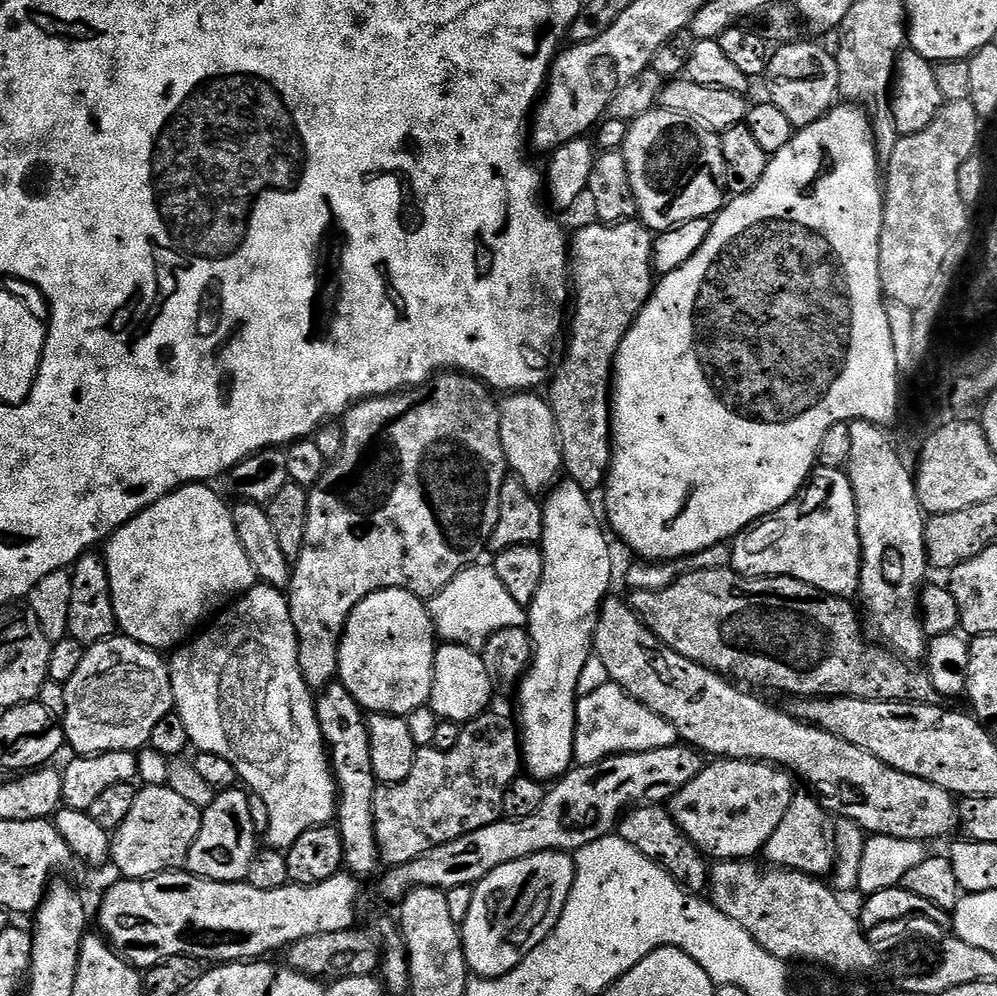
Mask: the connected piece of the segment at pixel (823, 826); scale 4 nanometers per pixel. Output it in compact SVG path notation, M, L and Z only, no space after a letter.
M800 794L793 795L792 801L790 802L790 806L786 810L786 814L782 814L782 822L778 822L778 830L774 830L774 834L768 840L767 844L764 846L764 850L762 853L763 859L766 858L769 861L767 862L769 865L775 866L777 868L789 868L790 870L794 870L795 872L804 872L808 876L815 876L817 878L824 878L833 871L834 865L836 863L836 850L834 847L834 836L833 833L830 831L830 824L828 828L828 816L826 813L820 809L821 801L817 799L815 795L807 794L808 796L800 796Z

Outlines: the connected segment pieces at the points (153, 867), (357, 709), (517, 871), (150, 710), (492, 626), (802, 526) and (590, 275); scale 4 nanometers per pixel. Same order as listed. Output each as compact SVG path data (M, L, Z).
M166 786L141 787L129 816L111 833L111 867L116 867L126 880L145 880L163 872L183 869L188 862L190 846L194 846L198 830L202 830L203 817L201 808L186 802L186 798L174 794L174 790Z
M339 682L326 685L315 697L315 701L318 726L322 730L324 747L328 750L328 761L332 764L332 776L336 779L338 803L335 819L338 821L344 847L344 868L351 875L363 878L375 868L381 867L380 851L374 834L374 794L378 781L374 774L374 764L370 762L366 713L346 690L346 686Z
M567 852L530 854L526 858L506 862L506 866L498 866L498 870L486 874L486 878L482 878L472 888L470 914L466 914L462 925L469 973L485 980L493 980L514 970L514 966L518 966L522 958L526 958L526 954L530 954L530 950L534 950L534 946L541 944L554 930L574 886L575 877L576 862Z
M117 634L103 640L97 644L91 645L85 651L84 657L82 658L82 666L78 666L78 670L74 673L74 678L70 678L70 682L66 686L68 697L66 698L66 710L62 717L62 723L64 725L64 738L69 749L73 748L73 753L82 756L97 756L103 752L136 752L145 747L148 744L150 734L154 730L154 726L159 722L160 719L166 718L168 712L173 711L174 701L172 698L172 673L169 665L166 663L159 651L142 646L138 642L134 642L123 634Z
M484 562L461 570L437 596L427 601L427 606L437 637L449 644L480 646L498 630L523 628L528 622L525 605L514 602L496 571Z
M817 467L793 500L731 541L732 563L737 576L789 576L831 596L852 598L860 590L860 535L852 483L844 468Z
M625 220L623 224L591 222L580 228L570 240L570 323L566 328L568 349L564 361L555 365L547 385L546 399L554 414L560 435L560 450L564 453L563 471L567 479L578 482L582 490L596 494L603 489L612 466L612 406L610 393L614 383L616 352L622 338L632 329L636 316L652 296L654 269L652 267L653 233L642 222Z

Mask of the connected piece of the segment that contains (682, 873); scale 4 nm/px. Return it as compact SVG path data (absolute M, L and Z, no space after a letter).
M659 804L633 807L620 817L618 835L626 842L630 842L630 846L634 846L638 854L646 854L650 862L669 872L680 883L681 888L686 888L693 894L703 893L707 889L709 861L696 844L690 842L690 838L682 835L680 827L674 822L667 807Z

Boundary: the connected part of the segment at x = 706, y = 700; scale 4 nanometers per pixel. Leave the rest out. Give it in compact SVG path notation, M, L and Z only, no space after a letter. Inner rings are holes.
M615 594L605 596L603 604L600 606L600 612L596 616L596 629L592 635L592 646L594 654L602 660L606 666L609 675L609 681L616 684L622 690L626 690L638 702L642 702L642 706L646 706L650 710L654 710L654 714L658 714L662 718L666 718L666 722L670 722L670 726L674 726L677 737L685 745L691 746L701 753L707 754L712 758L723 758L726 760L762 760L765 764L774 764L787 770L793 777L805 780L809 784L811 791L817 797L829 800L836 807L837 817L849 820L863 828L865 833L872 836L889 836L890 838L906 838L907 840L918 840L921 842L929 842L928 840L936 840L939 836L947 834L951 828L955 829L958 824L958 804L951 792L942 790L942 786L934 786L930 782L926 782L922 778L914 778L914 774L902 774L902 770L894 770L894 766L886 766L886 762L882 762L882 758L874 758L874 754L866 754L866 750L862 750L862 746L854 746L854 742L846 742L842 738L838 738L834 734L830 734L821 728L815 728L813 724L806 724L803 720L795 720L787 711L784 712L780 708L775 708L772 704L767 704L764 700L759 700L756 696L751 696L743 687L737 686L731 679L725 678L721 673L714 672L712 669L695 664L690 658L686 658L682 654L678 654L674 650L670 650L663 644L648 627L640 621L640 616L632 609L631 603L627 599L624 600Z

